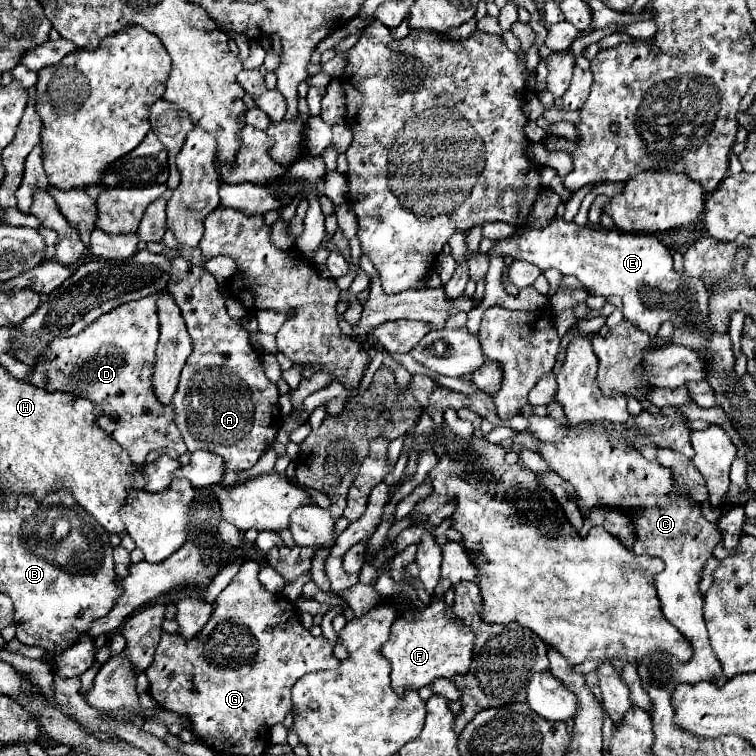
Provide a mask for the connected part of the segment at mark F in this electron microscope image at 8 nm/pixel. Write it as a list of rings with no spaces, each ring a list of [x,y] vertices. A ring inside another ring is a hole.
[[[433,597],[429,607],[423,609],[423,611],[405,613],[405,617],[399,617],[395,621],[395,625],[391,627],[391,637],[381,649],[385,659],[391,663],[391,687],[397,693],[403,693],[407,687],[421,689],[425,685],[431,685],[437,677],[453,679],[453,677],[457,677],[461,673],[469,673],[473,639],[475,639],[473,631],[463,621],[457,621],[457,617],[453,617],[451,607],[445,603],[445,597]]]

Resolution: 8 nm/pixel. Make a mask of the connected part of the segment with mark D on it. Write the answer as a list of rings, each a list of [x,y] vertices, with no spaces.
[[[165,291],[109,311],[75,337],[55,339],[45,353],[45,361],[39,361],[27,379],[45,391],[61,391],[89,399],[95,405],[99,427],[129,451],[135,465],[143,465],[151,451],[169,449],[177,455],[187,453],[175,423],[175,409],[173,405],[157,401],[151,381],[159,339],[157,299],[163,293]]]

